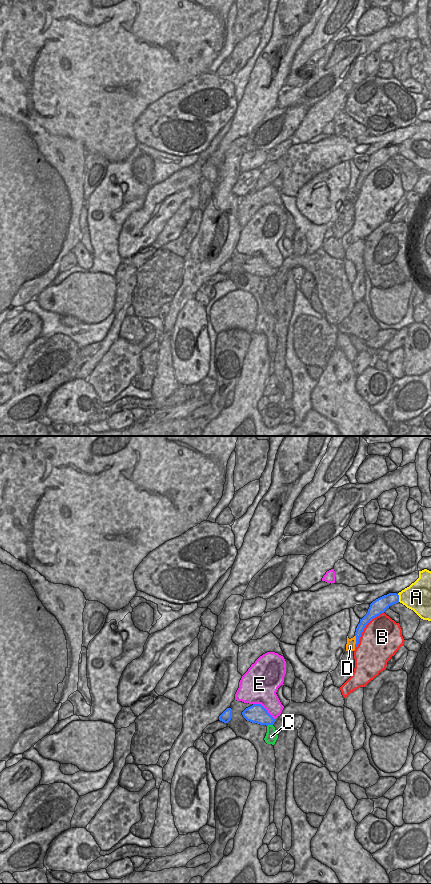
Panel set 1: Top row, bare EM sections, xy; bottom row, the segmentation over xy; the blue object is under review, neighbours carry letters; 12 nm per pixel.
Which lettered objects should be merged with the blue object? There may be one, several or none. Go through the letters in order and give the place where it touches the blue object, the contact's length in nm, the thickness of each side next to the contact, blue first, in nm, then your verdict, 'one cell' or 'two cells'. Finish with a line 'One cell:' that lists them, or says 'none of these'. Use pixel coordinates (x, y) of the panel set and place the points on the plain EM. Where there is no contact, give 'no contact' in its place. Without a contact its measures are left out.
A: meets blue in xy at (398, 150); contact 100 nm long; 170 nm thick on the blue side, 340 nm on the other; two cells
B: meets blue in xy at (364, 179); contact 550 nm long; 150 nm thick on the blue side, 480 nm on the other; two cells
C: meets blue in xy at (269, 276); contact 80 nm long; 220 nm thick on the blue side, 140 nm on the other; two cells
D: meets blue in xy at (356, 193); contact 160 nm long; 100 nm thick on the blue side, 120 nm on the other; two cells
E: meets blue in xy at (264, 260); contact 320 nm long; 220 nm thick on the blue side, 380 nm on the other; two cells
One cell: none of these

